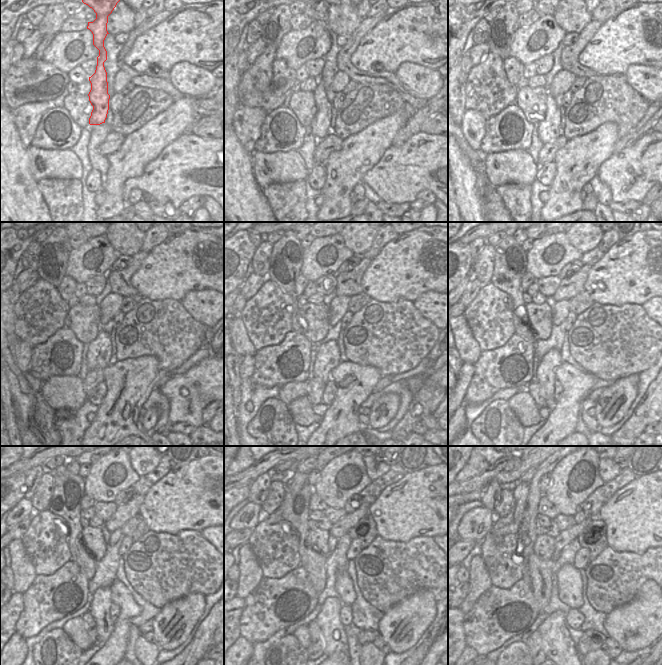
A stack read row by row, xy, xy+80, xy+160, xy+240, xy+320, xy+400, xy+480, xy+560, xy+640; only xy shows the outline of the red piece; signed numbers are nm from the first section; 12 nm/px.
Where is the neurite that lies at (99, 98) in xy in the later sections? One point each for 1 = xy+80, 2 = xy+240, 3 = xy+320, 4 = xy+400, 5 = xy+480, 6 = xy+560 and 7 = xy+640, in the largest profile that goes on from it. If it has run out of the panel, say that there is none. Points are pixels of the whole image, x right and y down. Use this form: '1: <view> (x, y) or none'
1: xy+80 (321, 124)
2: xy+240 (99, 352)
3: xy+320 (328, 355)
4: xy+400 (545, 372)
5: xy+480 (101, 604)
6: xy+560 (335, 642)
7: xy+640 (552, 640)

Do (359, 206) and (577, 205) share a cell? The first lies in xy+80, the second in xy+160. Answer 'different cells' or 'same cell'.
different cells

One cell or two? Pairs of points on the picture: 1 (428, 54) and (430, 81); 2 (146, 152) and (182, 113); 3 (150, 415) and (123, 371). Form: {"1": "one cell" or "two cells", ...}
{"1": "two cells", "2": "one cell", "3": "two cells"}

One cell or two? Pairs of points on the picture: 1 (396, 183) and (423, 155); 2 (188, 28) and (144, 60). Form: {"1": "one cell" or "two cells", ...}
{"1": "one cell", "2": "one cell"}

